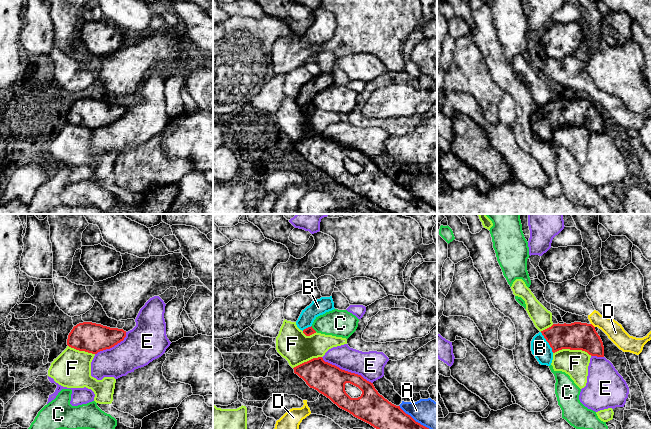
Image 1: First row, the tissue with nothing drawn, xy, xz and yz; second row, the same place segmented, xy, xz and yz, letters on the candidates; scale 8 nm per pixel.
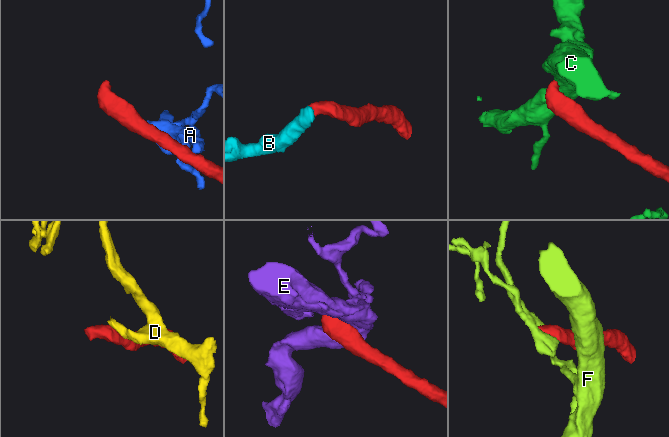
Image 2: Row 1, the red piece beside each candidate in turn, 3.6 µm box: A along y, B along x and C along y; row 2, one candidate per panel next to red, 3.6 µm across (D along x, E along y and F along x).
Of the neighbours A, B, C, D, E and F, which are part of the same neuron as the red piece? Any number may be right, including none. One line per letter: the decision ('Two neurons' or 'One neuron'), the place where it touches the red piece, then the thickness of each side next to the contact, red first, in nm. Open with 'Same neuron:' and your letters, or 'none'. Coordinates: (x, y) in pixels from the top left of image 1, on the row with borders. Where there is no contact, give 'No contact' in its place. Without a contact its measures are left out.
Same neuron: B
A: Two neurons. Touches red at xz (413, 419). Thickness 220 nm (red) against 220 nm
B: One neuron. Touches red at yz (547, 341). Thickness 220 nm (red) against 150 nm
C: Two neurons. Touches red at xz (313, 329). Thickness 70 nm (red) against 220 nm
D: Two neurons. Touches red at yz (592, 325). Thickness 220 nm (red) against 140 nm
E: Two neurons. Touches red at xz (347, 371). Thickness 260 nm (red) against 220 nm
F: Two neurons. Touches red at yz (572, 349). Thickness 220 nm (red) against 220 nm

